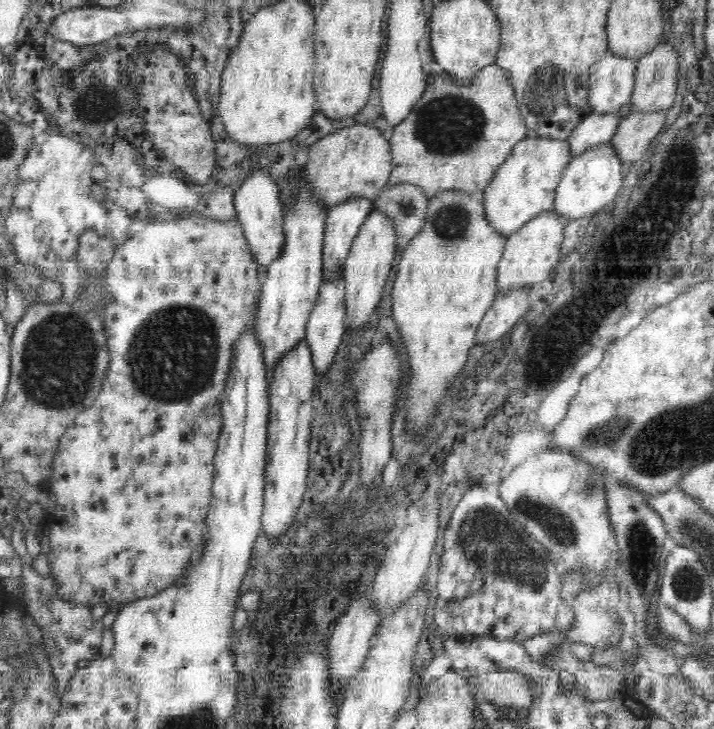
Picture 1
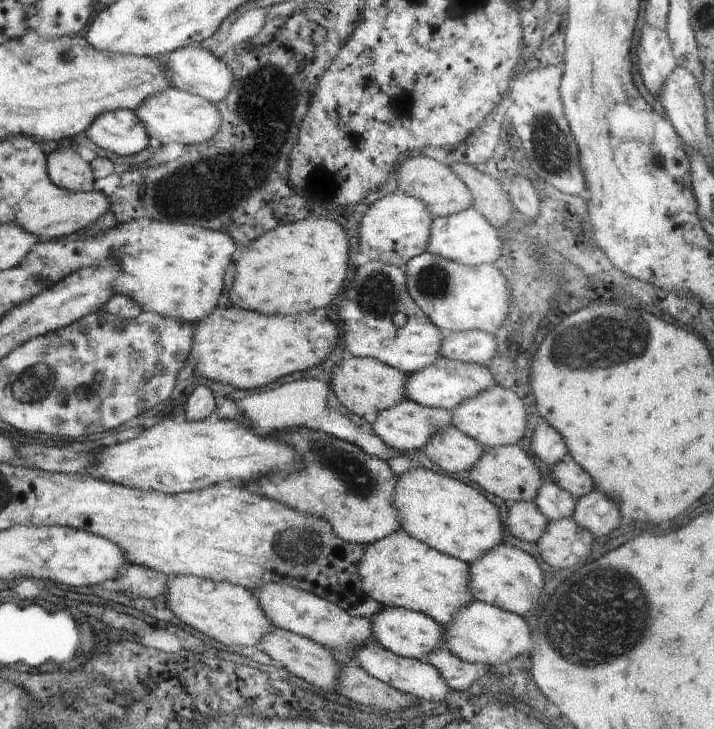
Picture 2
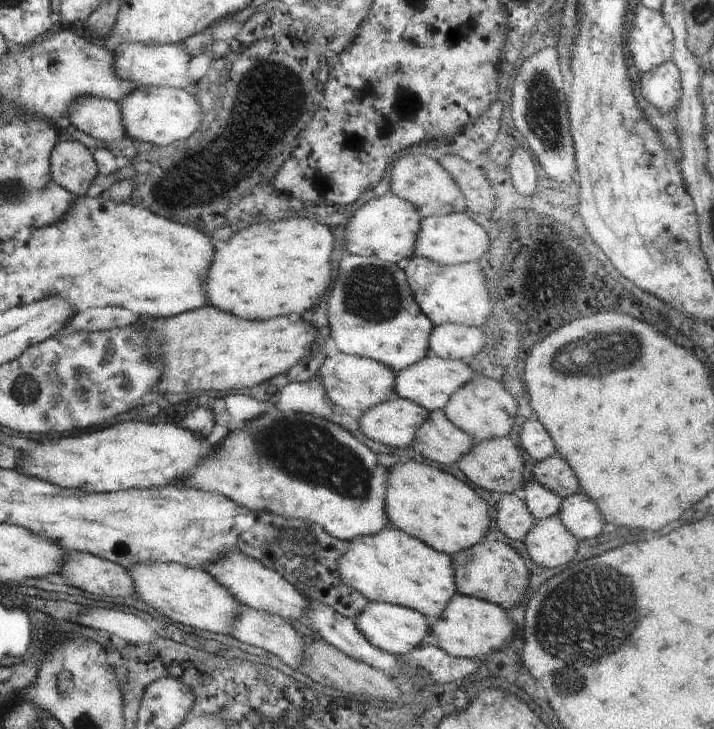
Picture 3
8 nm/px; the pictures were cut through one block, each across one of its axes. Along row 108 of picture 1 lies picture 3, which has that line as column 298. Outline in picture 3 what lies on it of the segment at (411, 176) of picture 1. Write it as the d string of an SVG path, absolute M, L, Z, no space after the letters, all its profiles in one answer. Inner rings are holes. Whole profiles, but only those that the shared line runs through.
M268 405L256 418L247 420L241 427L229 429L213 450L176 482L191 489L222 495L253 511L319 524L331 537L346 542L376 534L389 526L385 509L387 468L378 463L377 454L338 423L312 418L311 414L284 414L278 407Z

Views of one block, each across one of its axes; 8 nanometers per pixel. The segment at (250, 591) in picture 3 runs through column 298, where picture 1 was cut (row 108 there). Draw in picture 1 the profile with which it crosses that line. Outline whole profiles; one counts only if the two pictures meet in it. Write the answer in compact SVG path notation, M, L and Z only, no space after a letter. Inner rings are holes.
M608 50L590 67L588 103L592 107L592 112L617 113L624 104L630 102L630 96L634 90L636 64L637 61L634 59L618 57Z

